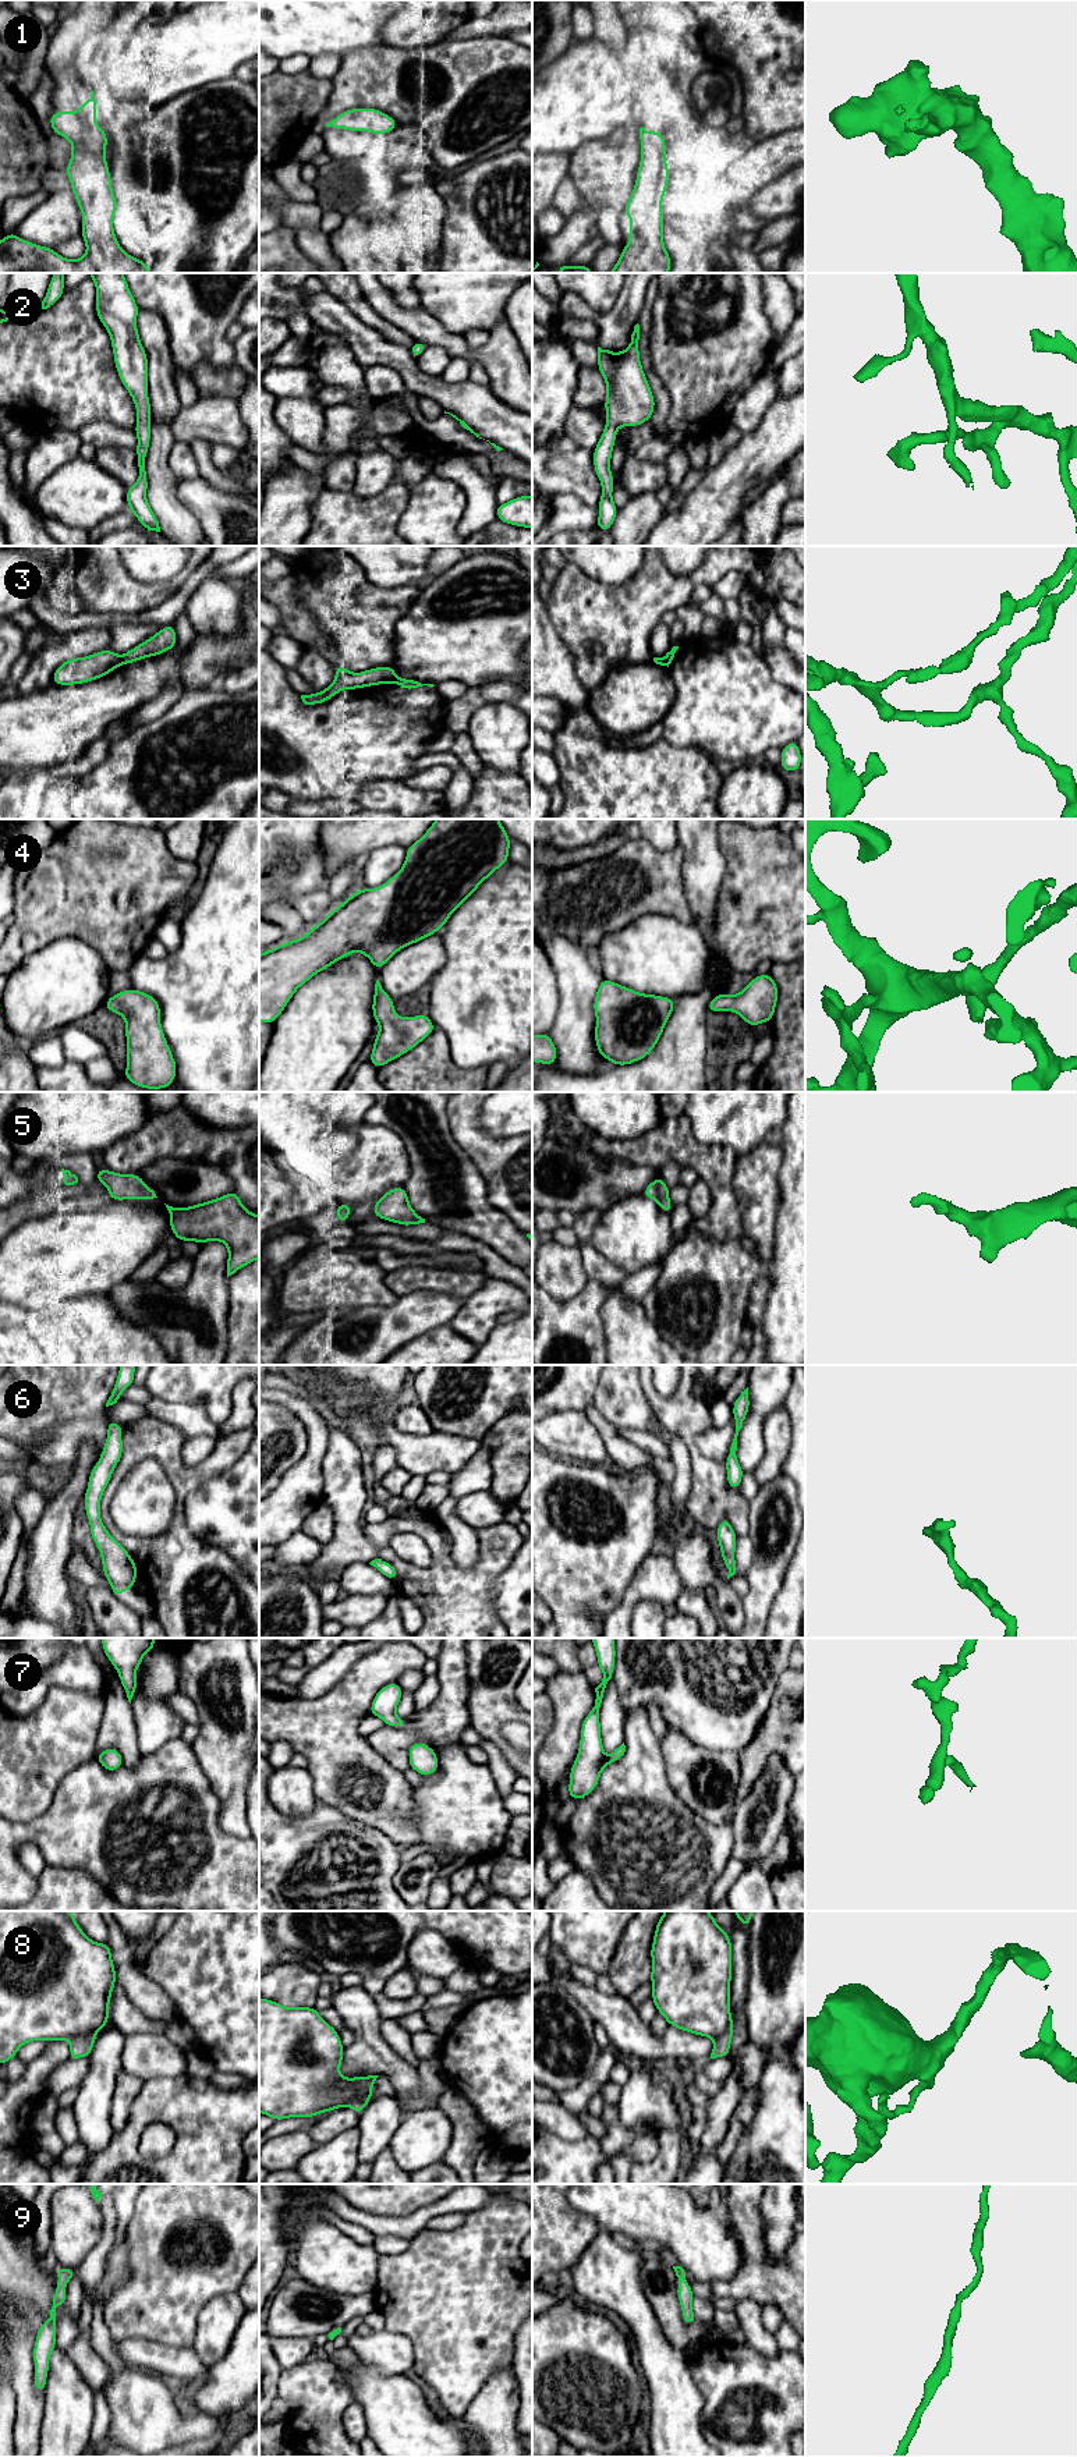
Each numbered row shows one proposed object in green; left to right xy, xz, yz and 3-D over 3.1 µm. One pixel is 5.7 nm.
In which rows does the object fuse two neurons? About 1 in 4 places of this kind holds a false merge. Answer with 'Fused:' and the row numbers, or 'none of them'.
Fused: 3, 8

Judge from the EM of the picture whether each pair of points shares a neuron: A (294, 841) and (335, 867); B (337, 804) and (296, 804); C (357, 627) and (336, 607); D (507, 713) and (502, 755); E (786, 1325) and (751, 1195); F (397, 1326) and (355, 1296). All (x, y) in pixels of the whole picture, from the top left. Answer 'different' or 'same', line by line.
A: different
B: same
C: same
D: same
E: different
F: different

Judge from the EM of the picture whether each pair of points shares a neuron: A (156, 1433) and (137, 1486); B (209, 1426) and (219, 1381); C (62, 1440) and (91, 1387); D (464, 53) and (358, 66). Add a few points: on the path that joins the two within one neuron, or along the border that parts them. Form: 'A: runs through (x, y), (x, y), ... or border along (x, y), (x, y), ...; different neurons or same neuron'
A: border along (123, 1478), (145, 1457), (153, 1457), (170, 1481); different neurons
B: border along (183, 1403), (199, 1403), (206, 1415), (219, 1425); different neurons
C: runs through (70, 1428), (73, 1406), (78, 1400); same neuron
D: runs through (438, 57), (410, 57), (399, 66), (385, 66); same neuron

